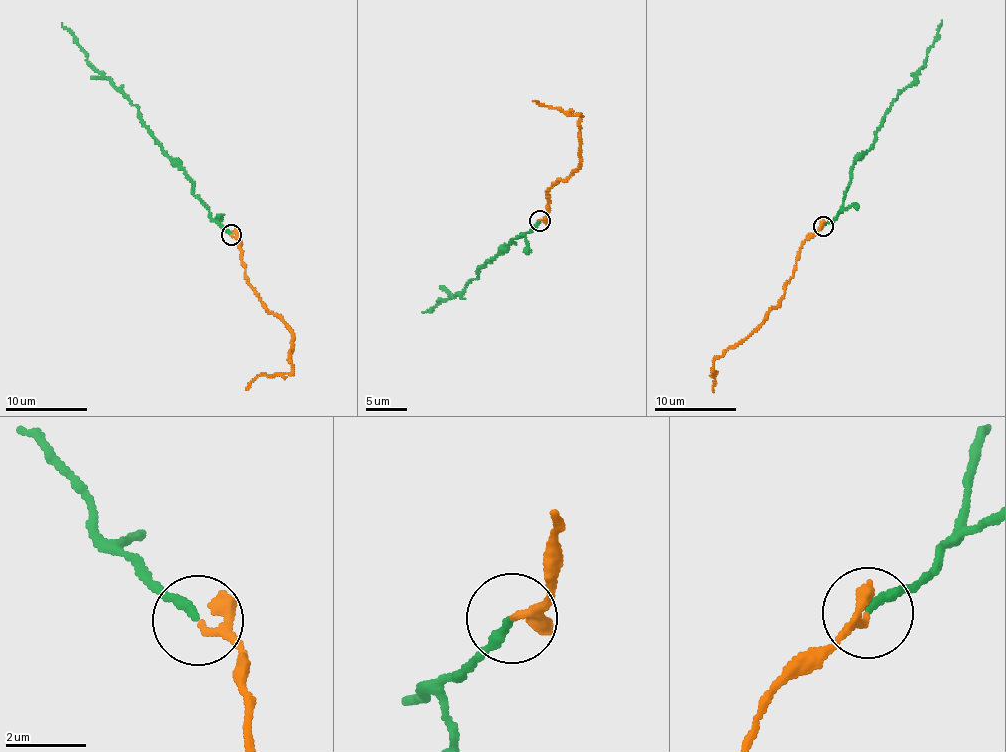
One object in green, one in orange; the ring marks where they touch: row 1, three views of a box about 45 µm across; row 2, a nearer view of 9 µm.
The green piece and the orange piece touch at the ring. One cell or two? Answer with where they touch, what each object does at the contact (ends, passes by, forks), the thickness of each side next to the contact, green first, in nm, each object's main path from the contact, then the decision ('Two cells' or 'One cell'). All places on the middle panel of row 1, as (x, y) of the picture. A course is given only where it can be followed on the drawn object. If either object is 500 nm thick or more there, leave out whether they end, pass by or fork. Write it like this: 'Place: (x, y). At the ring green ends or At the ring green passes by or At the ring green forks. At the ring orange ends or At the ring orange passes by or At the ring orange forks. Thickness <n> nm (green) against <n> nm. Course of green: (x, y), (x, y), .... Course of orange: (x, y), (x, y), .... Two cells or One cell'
Place: (539, 220). At the ring green ends. At the ring orange passes by. Thickness 220 nm (green) against 130 nm. Course of green: (539, 220), (522, 236), (512, 239), (514, 242), (503, 245), (461, 292), (438, 301), (423, 312). Course of orange: (539, 220), (545, 219), (549, 203), (546, 190), (566, 179), (581, 161), (582, 116), (567, 116), (532, 101). One cell

